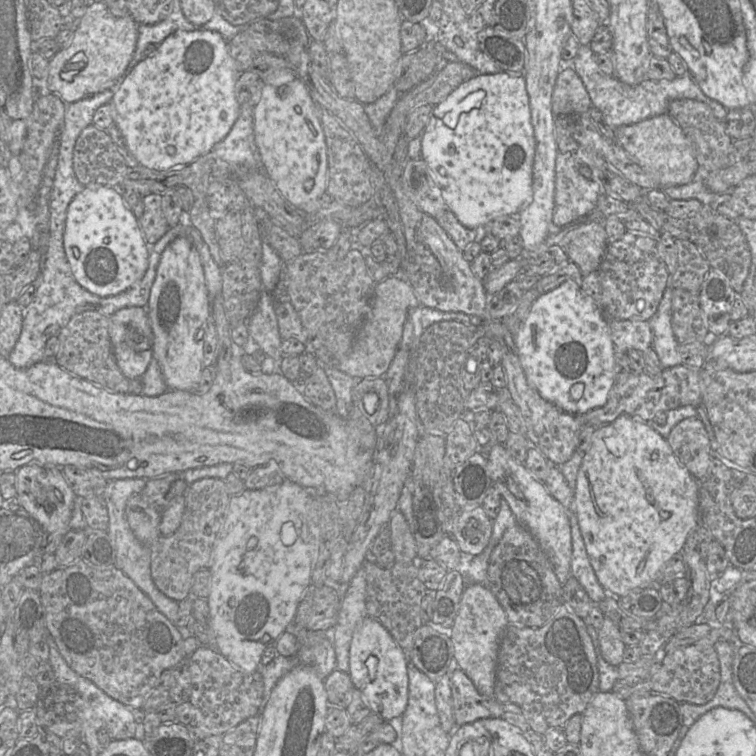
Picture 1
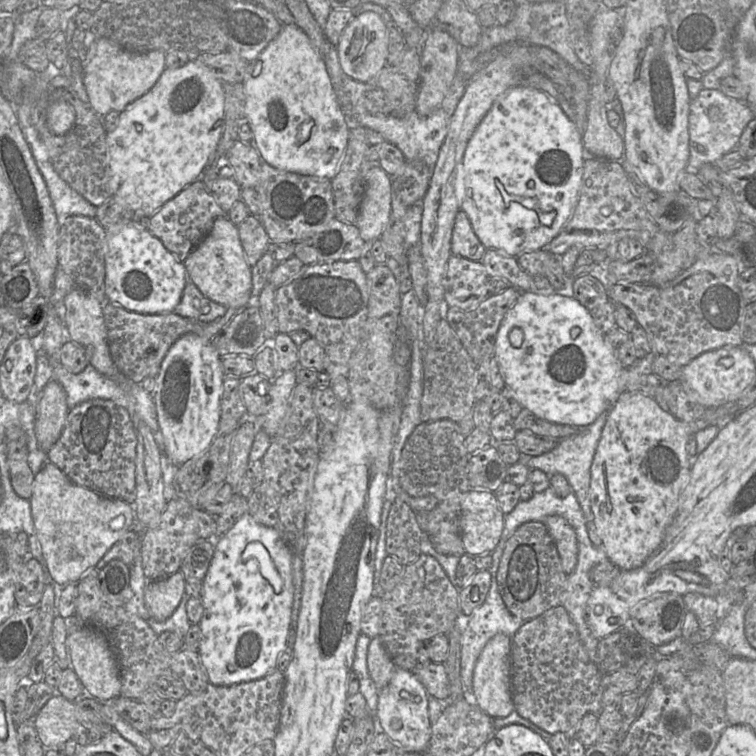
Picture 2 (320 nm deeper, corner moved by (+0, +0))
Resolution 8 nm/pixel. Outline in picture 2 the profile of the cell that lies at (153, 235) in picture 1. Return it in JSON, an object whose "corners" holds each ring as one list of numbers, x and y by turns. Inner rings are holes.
{"corners":[[197,179,151,215,149,230,177,260,184,264,188,255,210,232,215,219,221,216,227,215,204,182]]}

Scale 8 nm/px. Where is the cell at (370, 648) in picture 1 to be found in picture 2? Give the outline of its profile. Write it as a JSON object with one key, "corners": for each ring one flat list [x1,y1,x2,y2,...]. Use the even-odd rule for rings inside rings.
{"corners":[[394,669,388,684,379,690,375,714,383,732,403,749,419,752,427,747,432,727,428,716,428,693,412,671]]}

